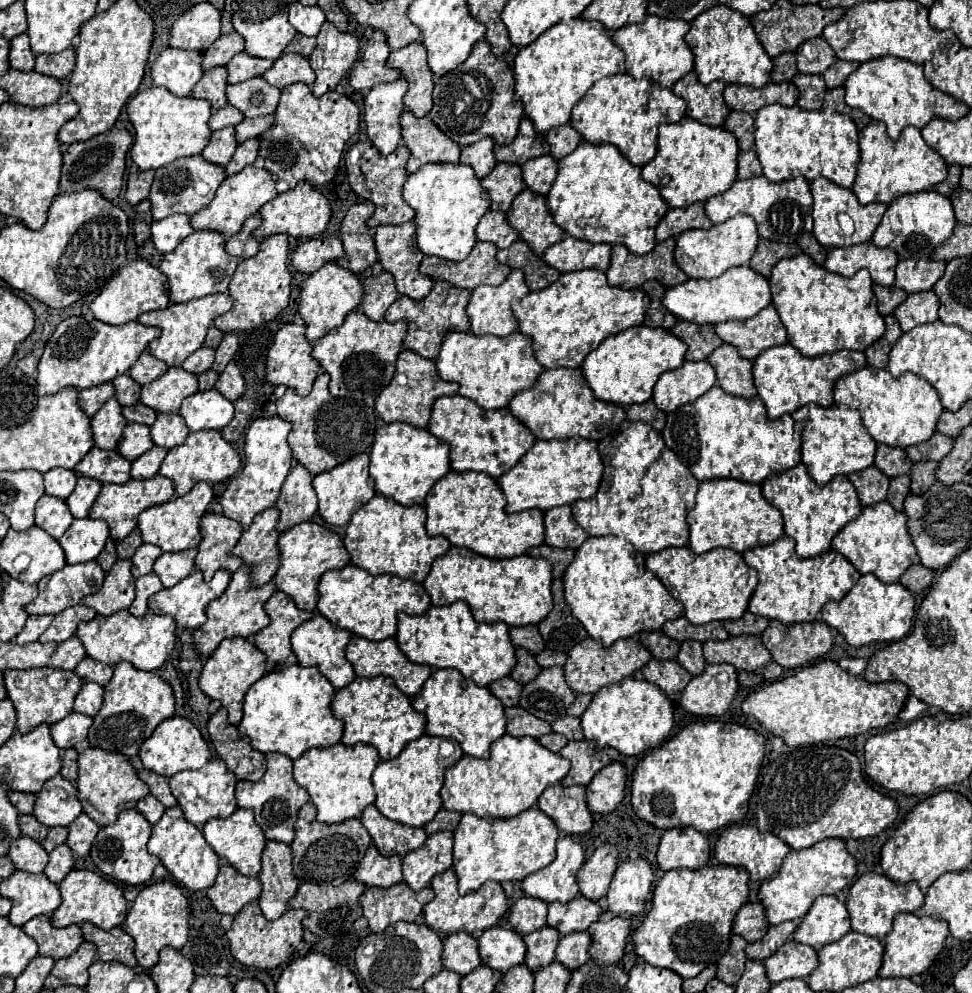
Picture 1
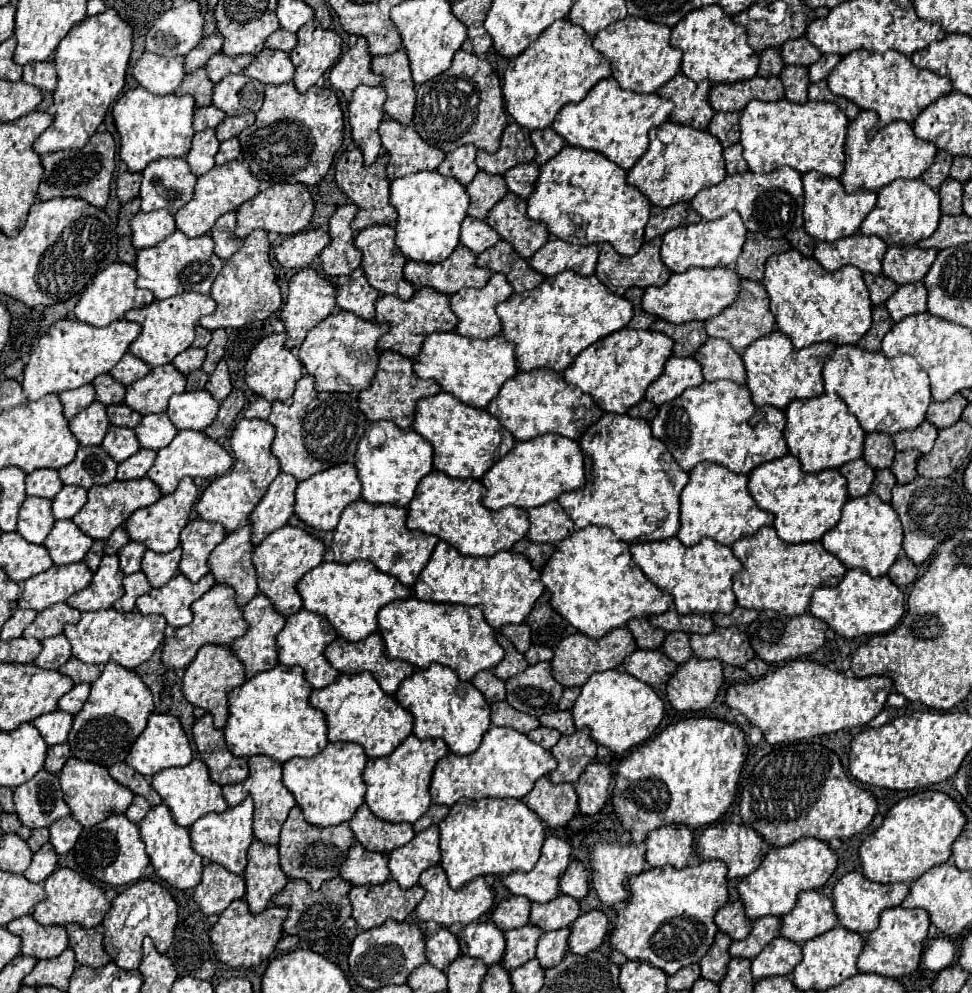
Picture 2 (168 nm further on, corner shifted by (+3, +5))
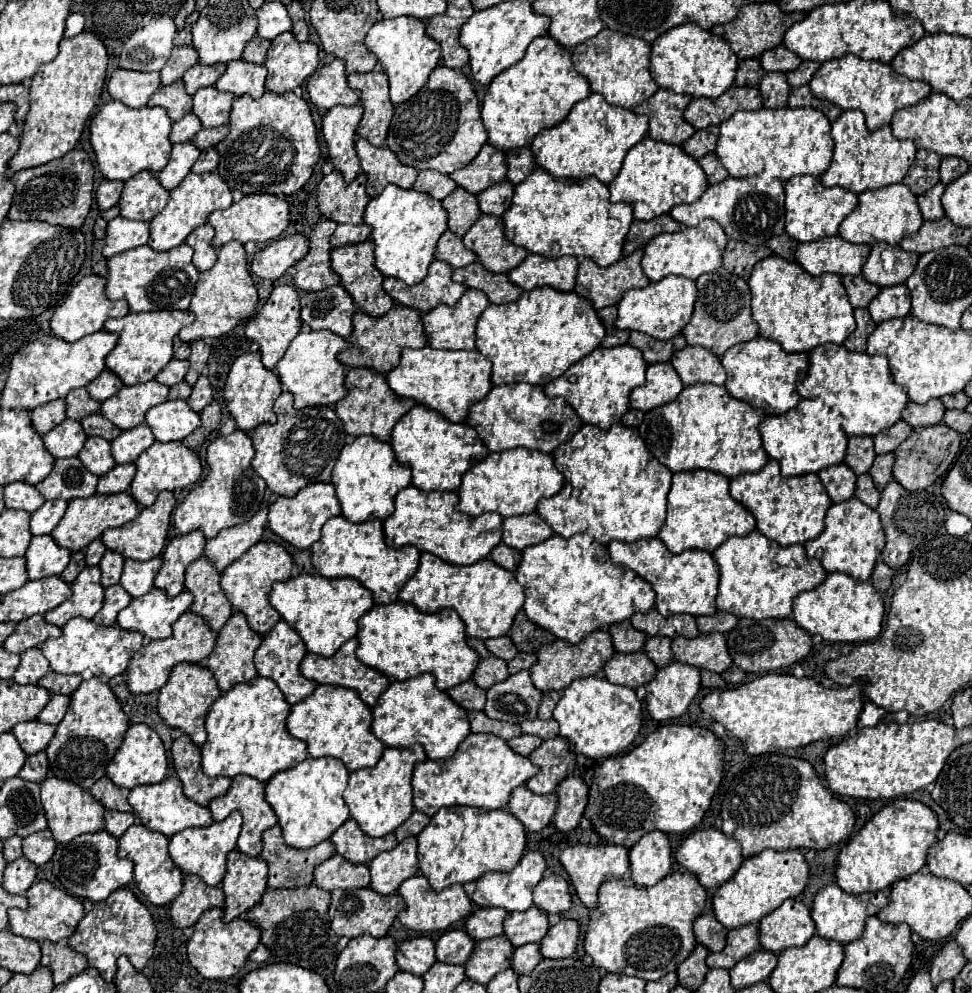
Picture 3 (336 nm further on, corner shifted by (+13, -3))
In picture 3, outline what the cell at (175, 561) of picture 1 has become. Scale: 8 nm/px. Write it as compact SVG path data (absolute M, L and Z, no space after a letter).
M151 558L147 562L137 562L137 560L125 560L123 576L121 576L121 586L133 596L139 598L147 594L153 588L153 578L161 568L161 558Z

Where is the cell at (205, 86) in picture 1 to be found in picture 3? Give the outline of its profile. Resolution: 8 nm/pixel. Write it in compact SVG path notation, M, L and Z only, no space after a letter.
M177 80L171 86L161 86L149 98L149 106L163 106L163 108L167 108L167 112L173 120L179 120L179 118L183 118L185 114L191 112L193 98L185 92L183 80Z

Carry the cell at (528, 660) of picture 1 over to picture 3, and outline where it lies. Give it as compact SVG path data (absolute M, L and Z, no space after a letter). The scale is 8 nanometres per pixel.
M469 638L467 642L469 642L469 646L475 648L475 650L479 652L479 656L481 656L481 662L479 662L479 666L477 666L475 674L473 674L473 682L475 682L479 688L485 688L485 690L487 690L487 688L491 688L493 684L503 682L503 680L509 678L509 670L507 670L507 662L505 662L505 660L493 656L479 638Z

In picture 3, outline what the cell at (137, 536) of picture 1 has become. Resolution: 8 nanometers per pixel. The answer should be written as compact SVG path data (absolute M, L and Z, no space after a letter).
M97 538L97 540L93 540L87 548L85 548L85 556L87 556L87 566L97 566L99 564L99 560L103 558L103 554L105 554L105 544L101 542L101 538Z

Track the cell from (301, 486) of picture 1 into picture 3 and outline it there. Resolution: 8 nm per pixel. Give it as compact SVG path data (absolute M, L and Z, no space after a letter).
M263 502L251 520L231 526L217 538L207 540L207 548L203 554L209 556L209 560L213 560L217 568L227 568L231 562L241 558L253 544L257 544L263 538L263 532L269 526L267 514L269 502Z

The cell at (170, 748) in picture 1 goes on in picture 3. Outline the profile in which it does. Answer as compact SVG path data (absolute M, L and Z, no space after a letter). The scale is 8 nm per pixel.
M131 724L121 748L117 750L113 762L107 768L107 776L113 782L117 782L117 786L131 790L131 788L135 788L139 784L161 782L167 776L167 770L169 770L167 752L165 752L163 742L157 736L157 732L151 730L147 724Z

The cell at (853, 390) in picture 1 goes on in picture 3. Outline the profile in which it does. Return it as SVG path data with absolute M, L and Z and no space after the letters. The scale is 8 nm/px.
M821 344L809 354L809 376L801 382L801 398L823 398L827 406L837 410L843 416L843 430L847 436L877 436L901 420L905 406L909 404L909 396L903 386L899 386L889 368L889 360L885 356L869 356L861 352L849 352L845 346Z

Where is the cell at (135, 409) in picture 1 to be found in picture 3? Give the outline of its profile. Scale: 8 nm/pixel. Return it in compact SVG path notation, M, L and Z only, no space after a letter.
M101 412L87 416L85 420L81 420L81 424L83 424L83 430L87 436L101 436L109 442L121 434L121 430L117 426L113 426L111 420L107 420Z

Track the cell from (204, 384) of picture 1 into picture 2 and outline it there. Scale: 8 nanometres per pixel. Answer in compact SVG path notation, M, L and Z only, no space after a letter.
M201 370L191 372L191 374L187 376L187 392L191 392L191 390L203 390L207 378L209 378L209 376L207 376L205 372L201 372Z

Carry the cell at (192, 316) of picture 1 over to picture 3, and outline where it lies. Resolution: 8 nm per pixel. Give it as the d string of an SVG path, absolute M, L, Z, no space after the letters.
M157 310L107 320L105 330L119 334L119 344L111 350L111 354L105 360L107 368L115 372L127 386L149 382L173 358L173 338L179 334L181 328L189 326L193 320L195 314L189 310Z

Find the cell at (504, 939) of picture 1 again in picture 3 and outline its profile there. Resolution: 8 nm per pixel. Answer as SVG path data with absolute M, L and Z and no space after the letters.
M449 930L437 940L437 960L445 964L465 964L475 948L475 940L465 930Z

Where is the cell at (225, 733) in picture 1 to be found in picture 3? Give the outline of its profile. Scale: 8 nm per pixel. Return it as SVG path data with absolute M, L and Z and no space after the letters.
M187 734L177 738L171 746L177 778L183 782L185 796L201 806L207 806L215 796L229 790L231 778L209 778L201 768L201 748L191 742Z

